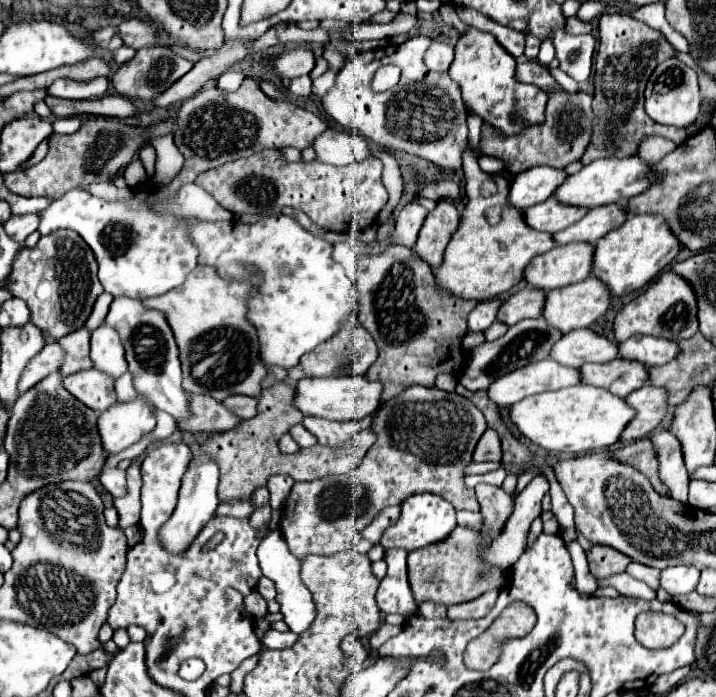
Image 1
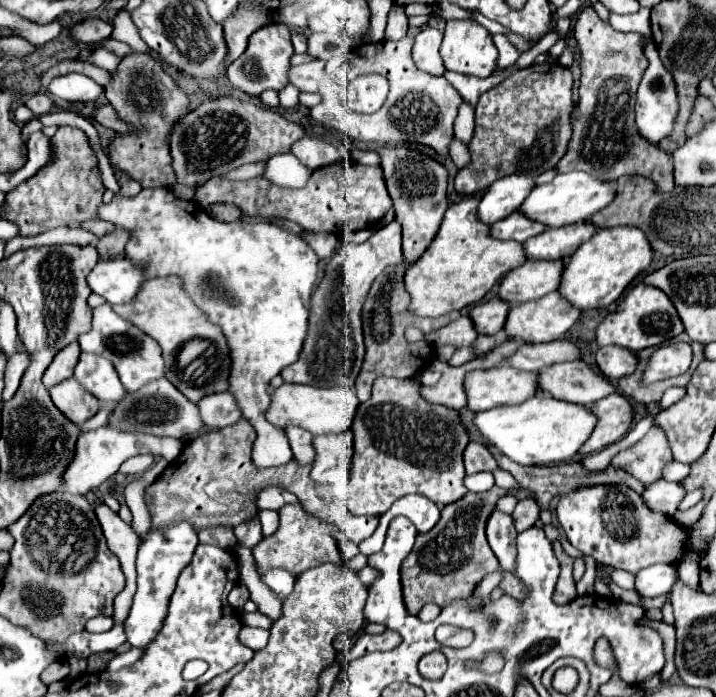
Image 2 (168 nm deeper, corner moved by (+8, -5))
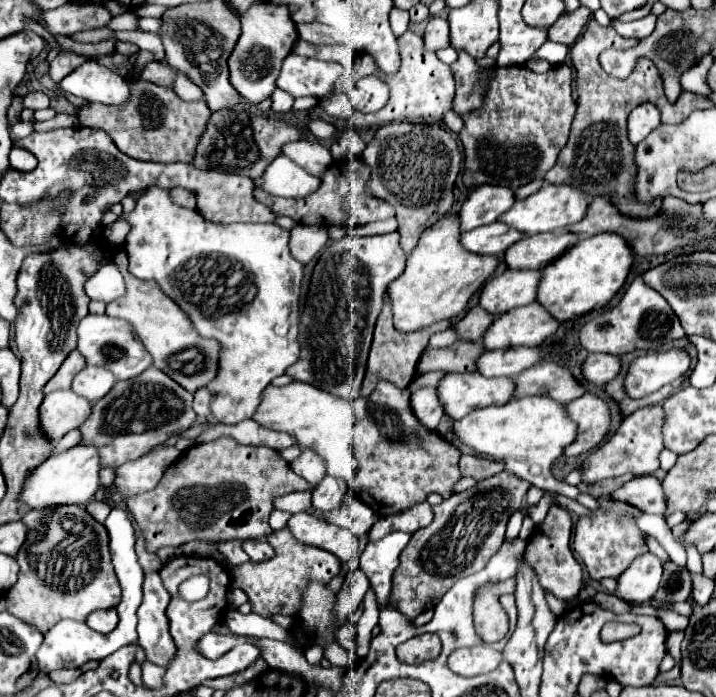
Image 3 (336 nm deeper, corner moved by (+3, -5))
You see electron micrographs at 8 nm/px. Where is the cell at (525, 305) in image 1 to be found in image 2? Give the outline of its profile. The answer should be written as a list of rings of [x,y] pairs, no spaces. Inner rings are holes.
[[[494,297],[482,305],[476,305],[468,311],[476,333],[480,335],[496,335],[504,329],[504,321],[508,315],[508,303]]]

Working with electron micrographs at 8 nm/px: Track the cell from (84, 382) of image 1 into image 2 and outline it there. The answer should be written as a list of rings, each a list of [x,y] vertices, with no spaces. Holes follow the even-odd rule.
[[[66,379],[50,389],[52,403],[74,423],[82,425],[86,419],[94,417],[98,413],[98,399],[92,397],[84,387],[80,387],[78,381]]]

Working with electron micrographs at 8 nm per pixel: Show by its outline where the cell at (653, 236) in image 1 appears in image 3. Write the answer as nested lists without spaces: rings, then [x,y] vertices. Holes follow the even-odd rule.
[[[601,233],[581,239],[557,261],[553,261],[553,265],[545,267],[537,301],[559,321],[569,321],[595,307],[605,307],[623,287],[633,267],[633,259],[633,249],[629,249],[629,243],[623,237],[617,237],[617,233]]]

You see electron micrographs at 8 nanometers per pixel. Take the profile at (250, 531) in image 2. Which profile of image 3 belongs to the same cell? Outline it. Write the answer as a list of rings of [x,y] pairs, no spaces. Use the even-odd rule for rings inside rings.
[[[245,539],[243,551],[251,557],[251,561],[265,561],[273,557],[273,547],[267,543],[267,539]]]

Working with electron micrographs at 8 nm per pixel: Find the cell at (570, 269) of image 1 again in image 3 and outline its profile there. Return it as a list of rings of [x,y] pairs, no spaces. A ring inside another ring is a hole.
[[[507,269],[503,275],[493,277],[481,291],[479,305],[501,315],[509,309],[529,305],[537,301],[537,289],[541,281],[541,271],[533,269]]]

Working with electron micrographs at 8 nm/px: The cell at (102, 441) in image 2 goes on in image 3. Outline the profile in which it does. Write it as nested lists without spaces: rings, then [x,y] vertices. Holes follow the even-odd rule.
[[[75,445],[69,451],[53,455],[45,465],[39,465],[29,477],[29,483],[23,487],[21,501],[27,509],[39,509],[49,505],[85,505],[93,499],[99,489],[99,473],[101,473],[101,455],[95,445]]]

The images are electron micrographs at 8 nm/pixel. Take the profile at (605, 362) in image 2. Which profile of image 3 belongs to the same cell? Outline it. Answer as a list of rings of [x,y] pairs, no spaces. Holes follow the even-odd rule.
[[[593,353],[583,363],[583,375],[595,385],[607,385],[621,371],[621,361],[609,353]]]

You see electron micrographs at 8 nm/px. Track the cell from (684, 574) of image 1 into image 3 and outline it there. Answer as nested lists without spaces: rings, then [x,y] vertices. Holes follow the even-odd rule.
[[[653,553],[637,557],[619,577],[617,597],[627,603],[647,603],[655,597],[663,577],[663,565]]]

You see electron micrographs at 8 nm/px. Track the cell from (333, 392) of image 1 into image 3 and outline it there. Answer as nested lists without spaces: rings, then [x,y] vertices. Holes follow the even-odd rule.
[[[291,381],[285,387],[269,385],[265,391],[265,397],[261,405],[257,407],[257,413],[253,415],[257,423],[263,427],[269,427],[273,431],[285,431],[301,441],[301,445],[309,445],[327,461],[327,473],[333,473],[335,477],[343,477],[353,483],[357,475],[357,459],[351,453],[351,441],[353,441],[353,409],[349,401],[343,401],[341,397],[321,391],[309,383]]]

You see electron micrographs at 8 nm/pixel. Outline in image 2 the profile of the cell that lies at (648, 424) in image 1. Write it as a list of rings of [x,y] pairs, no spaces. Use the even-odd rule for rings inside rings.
[[[612,393],[596,401],[596,405],[588,407],[588,411],[596,413],[598,423],[596,429],[592,431],[592,437],[588,437],[588,441],[580,447],[578,455],[596,453],[602,447],[608,447],[610,443],[616,443],[630,431],[632,407],[620,393]]]

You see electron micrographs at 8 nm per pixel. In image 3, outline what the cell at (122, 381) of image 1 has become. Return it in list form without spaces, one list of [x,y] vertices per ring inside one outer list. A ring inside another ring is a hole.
[[[79,429],[69,431],[69,433],[57,443],[57,451],[55,451],[55,453],[61,453],[61,451],[65,451],[65,449],[71,449],[73,445],[79,445],[79,441],[81,441],[81,435],[79,435],[79,433],[81,433]]]

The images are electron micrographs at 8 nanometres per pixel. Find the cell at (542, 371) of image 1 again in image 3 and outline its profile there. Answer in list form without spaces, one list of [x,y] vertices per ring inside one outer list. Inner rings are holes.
[[[451,373],[439,383],[441,403],[451,419],[461,419],[467,413],[487,407],[505,405],[515,395],[515,381],[509,377],[483,377],[475,373]]]

